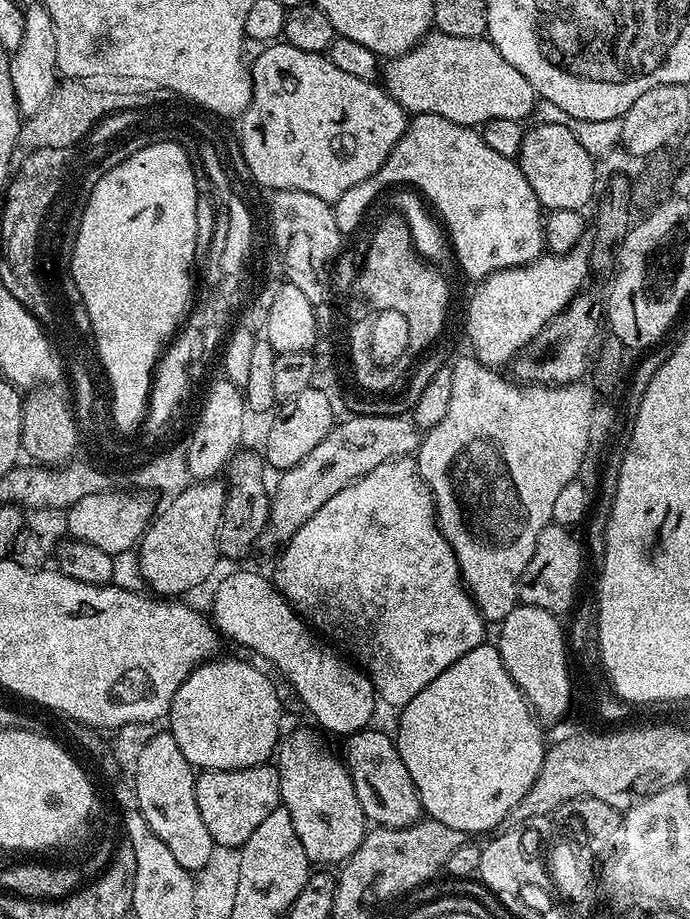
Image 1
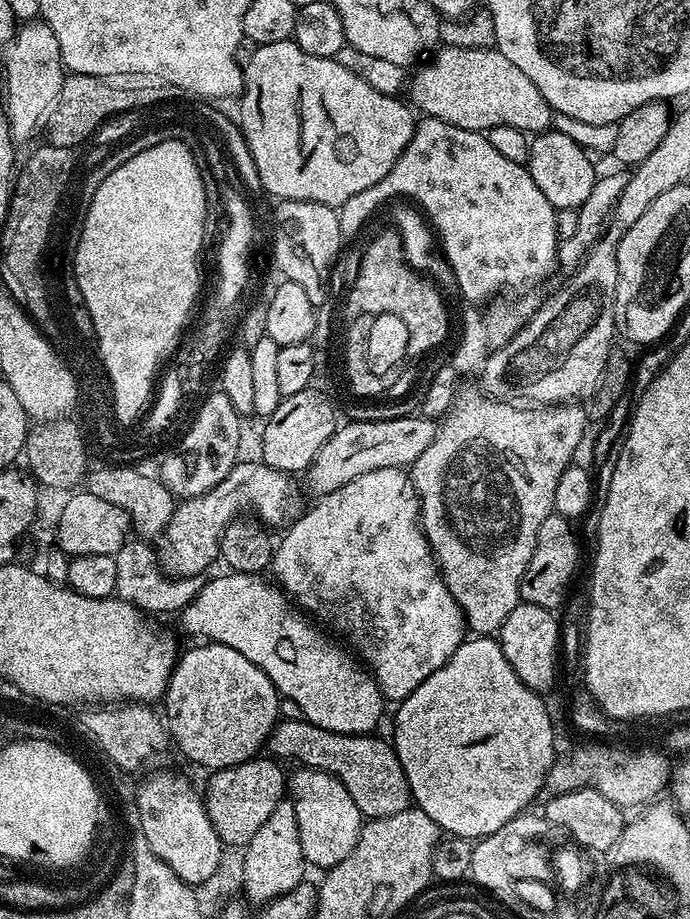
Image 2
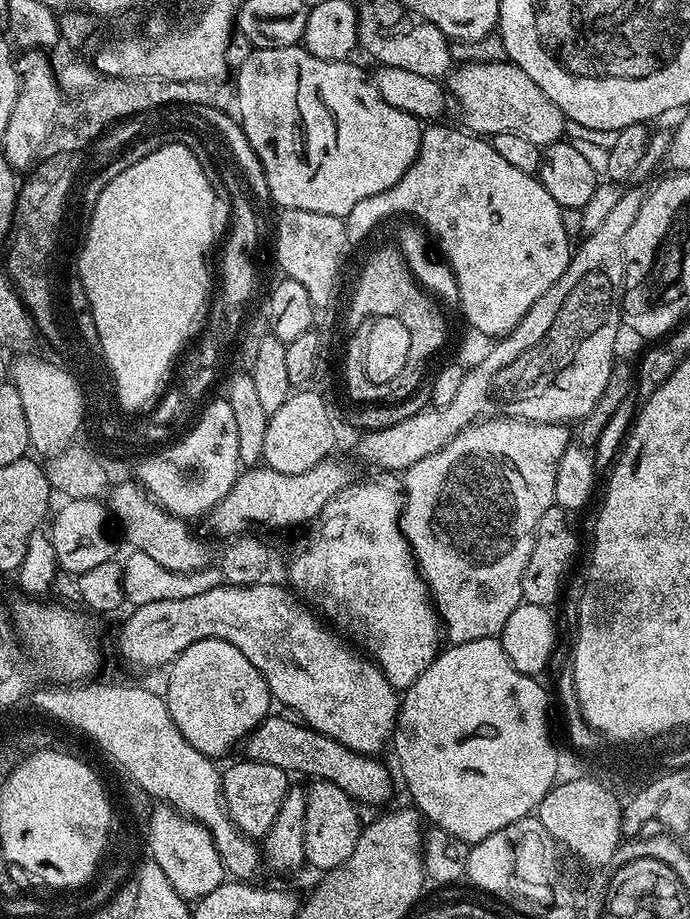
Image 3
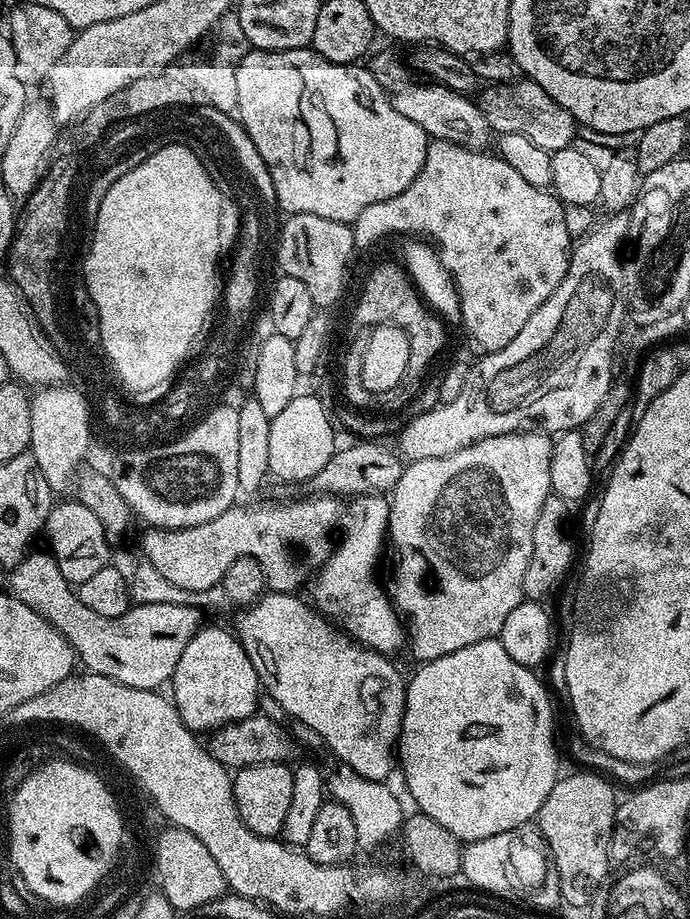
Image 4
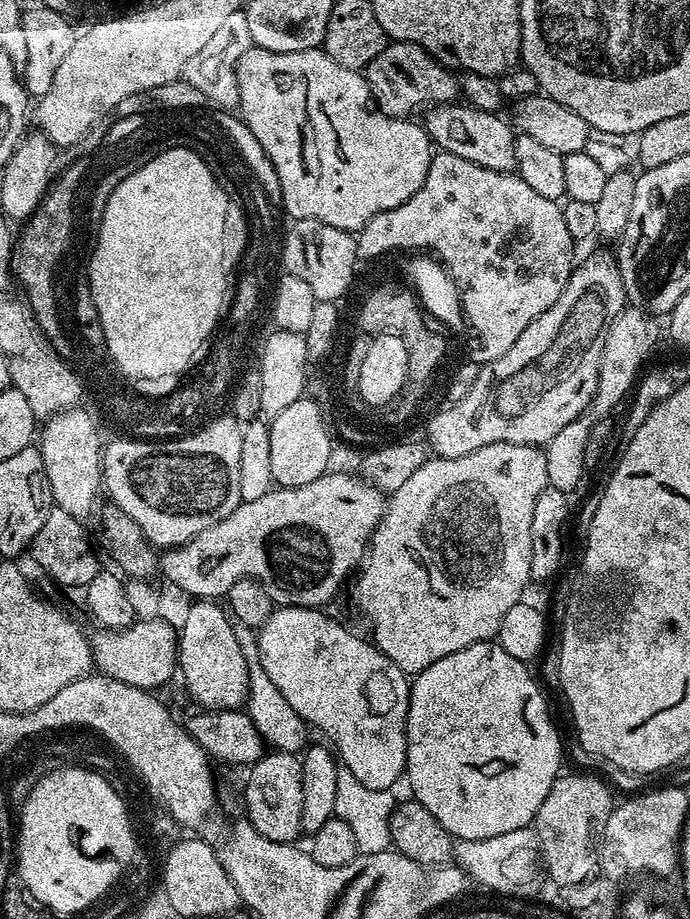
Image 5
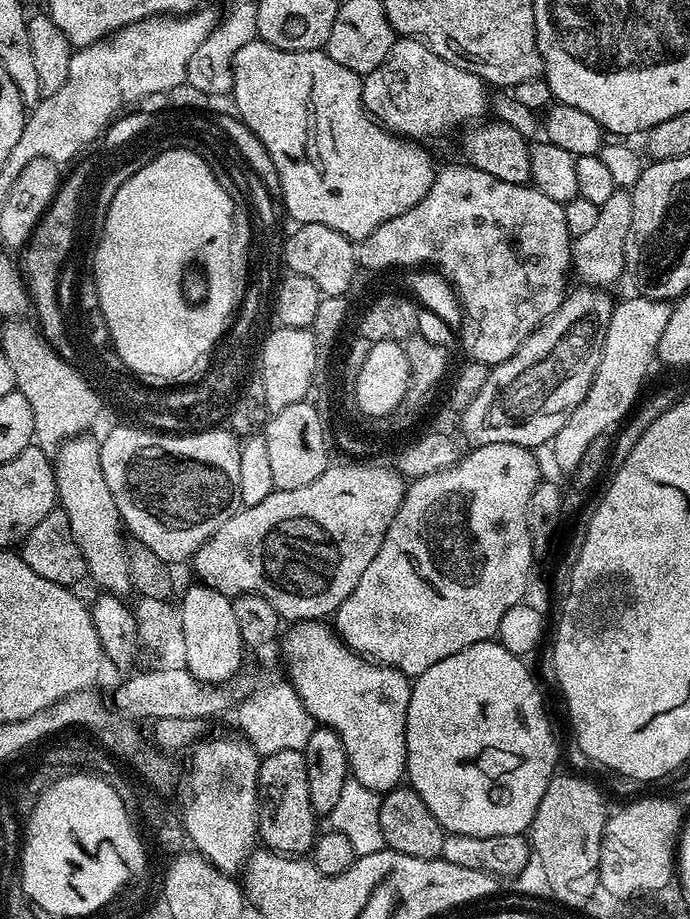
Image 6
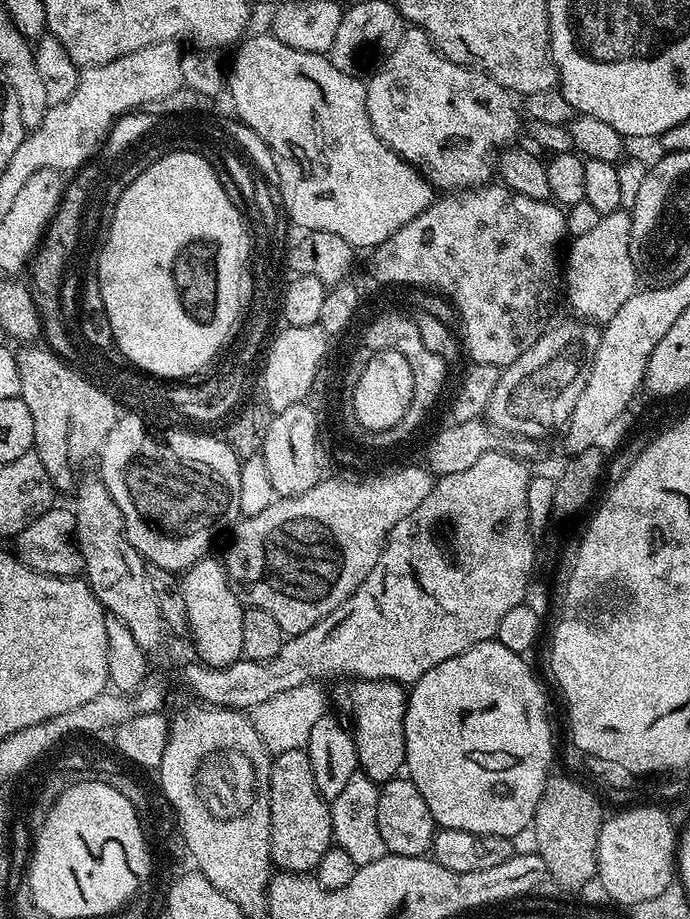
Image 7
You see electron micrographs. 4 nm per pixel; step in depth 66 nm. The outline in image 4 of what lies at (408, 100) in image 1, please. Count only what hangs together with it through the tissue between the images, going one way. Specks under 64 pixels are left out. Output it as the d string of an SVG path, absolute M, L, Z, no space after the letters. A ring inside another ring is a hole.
M521 78L513 84L497 83L485 88L484 93L479 93L478 105L493 133L522 134L551 153L572 147L572 140L578 135L576 120L562 106L558 106L558 102L554 102L542 86Z

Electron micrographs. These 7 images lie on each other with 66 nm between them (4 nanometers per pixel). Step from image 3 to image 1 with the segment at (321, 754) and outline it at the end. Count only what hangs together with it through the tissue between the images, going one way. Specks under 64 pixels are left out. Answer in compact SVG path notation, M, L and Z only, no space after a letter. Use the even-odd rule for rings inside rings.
M375 727L363 728L360 732L353 732L347 737L348 745L342 751L342 759L348 765L348 773L354 782L354 794L358 794L358 802L364 811L365 821L382 828L405 828L416 824L422 819L420 795L410 778L410 770L406 770L406 762L396 749L395 739L384 732L375 732Z

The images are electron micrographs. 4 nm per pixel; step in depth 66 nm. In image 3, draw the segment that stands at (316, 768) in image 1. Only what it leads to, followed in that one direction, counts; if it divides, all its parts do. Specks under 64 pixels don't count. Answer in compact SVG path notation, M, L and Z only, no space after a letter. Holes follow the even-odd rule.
M329 780L311 781L306 791L306 838L304 839L304 859L309 865L327 870L342 866L350 854L354 854L354 846L358 846L358 838L362 827L362 819L356 813L357 801L343 792L340 787Z

